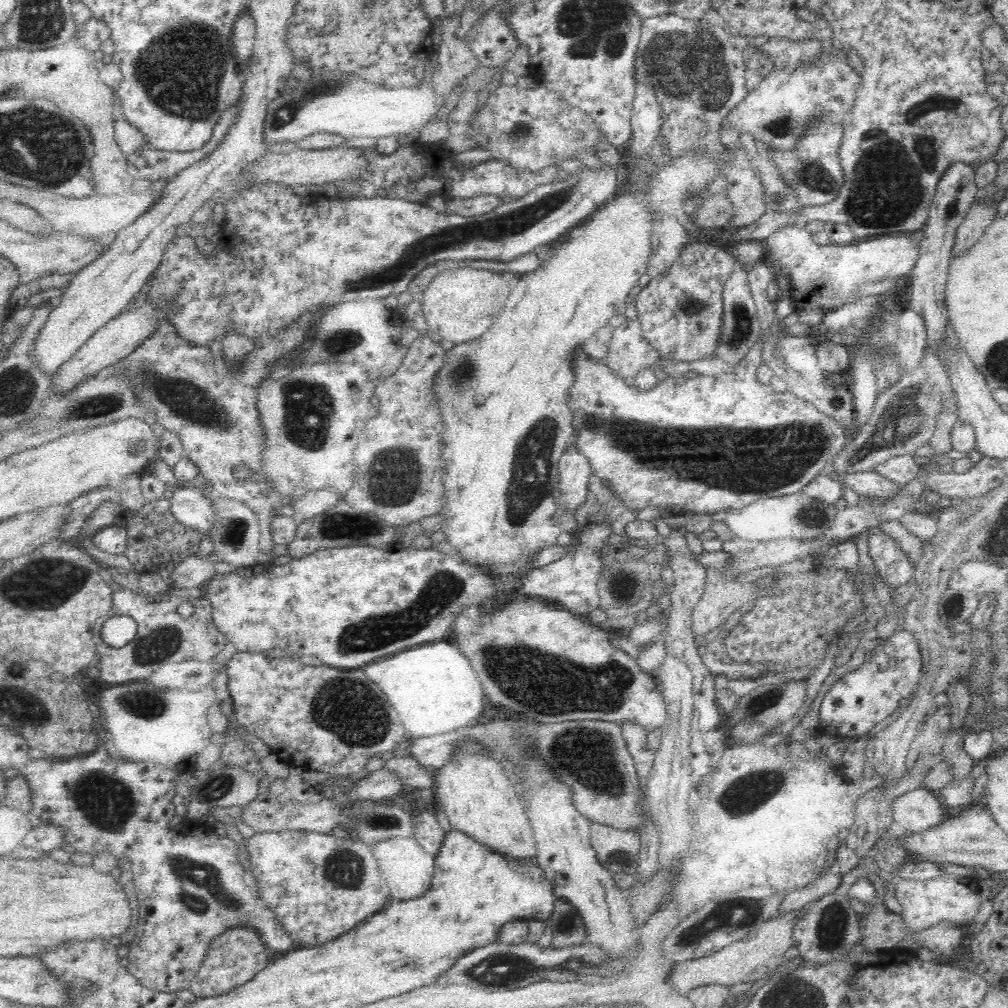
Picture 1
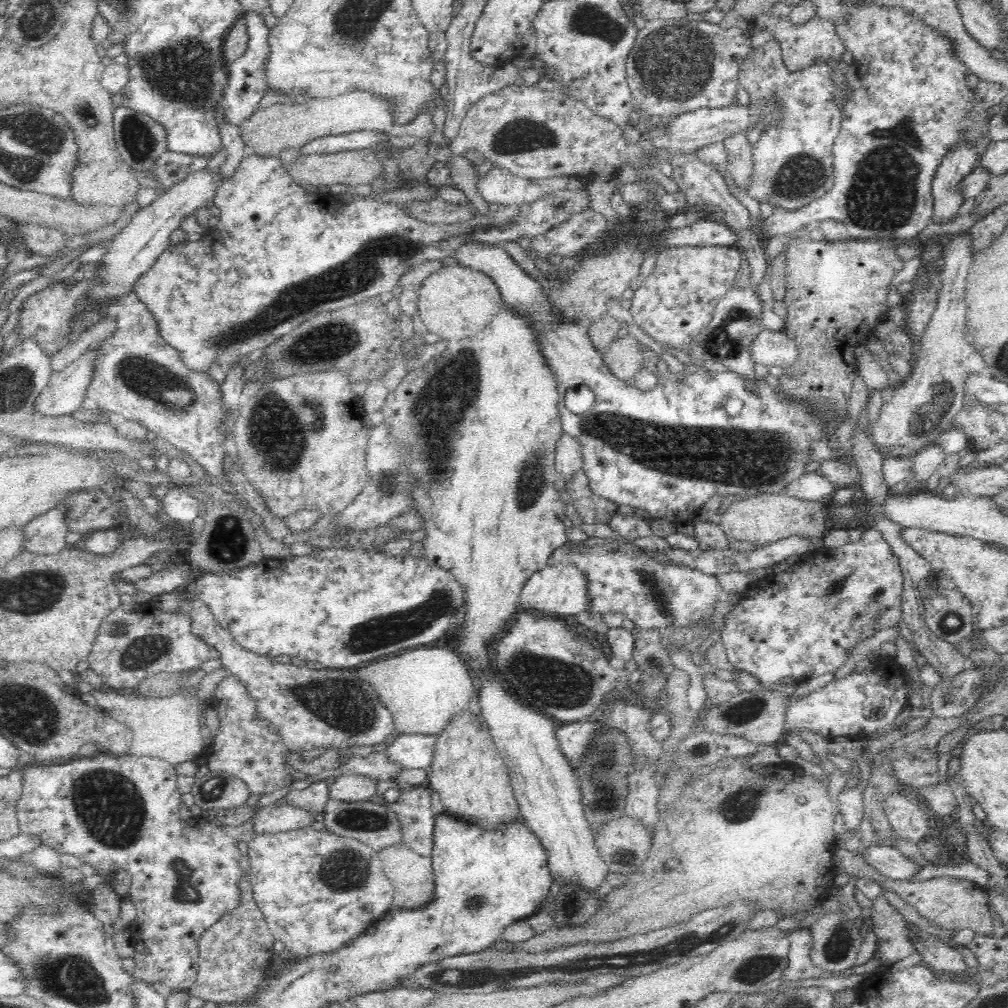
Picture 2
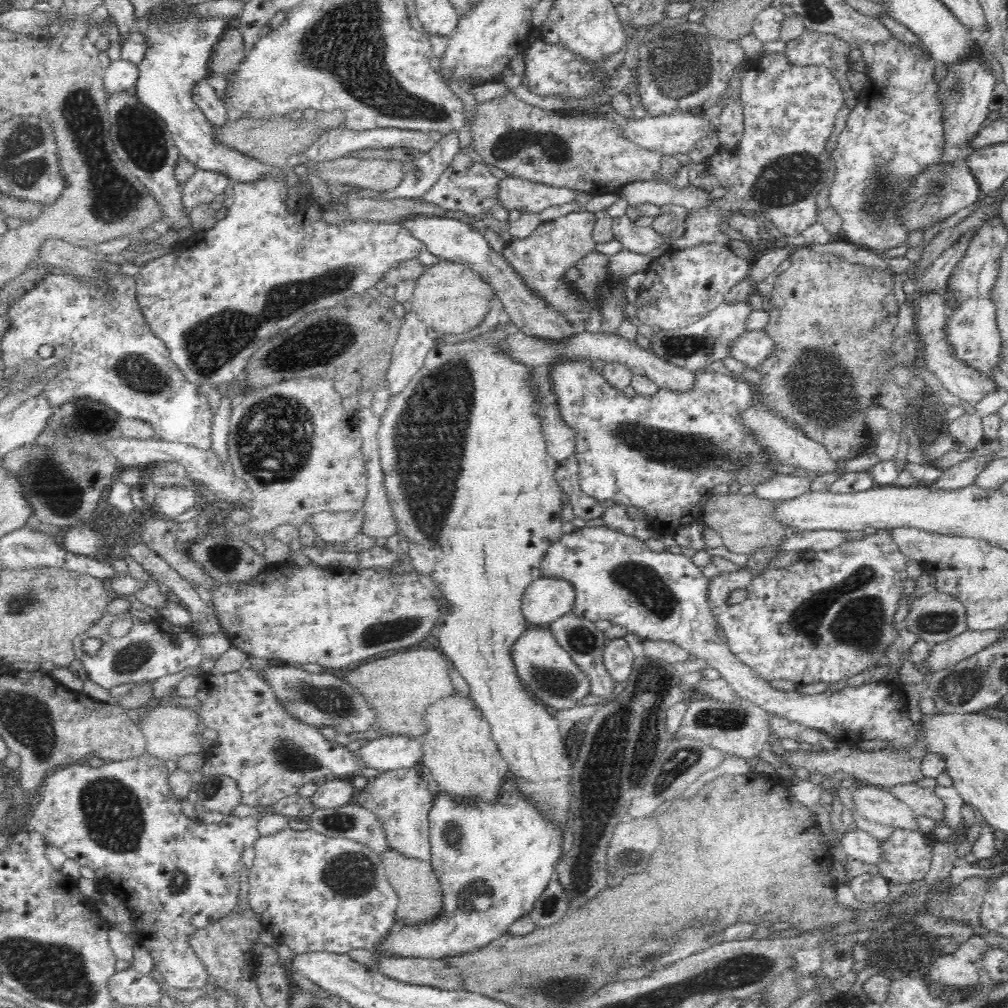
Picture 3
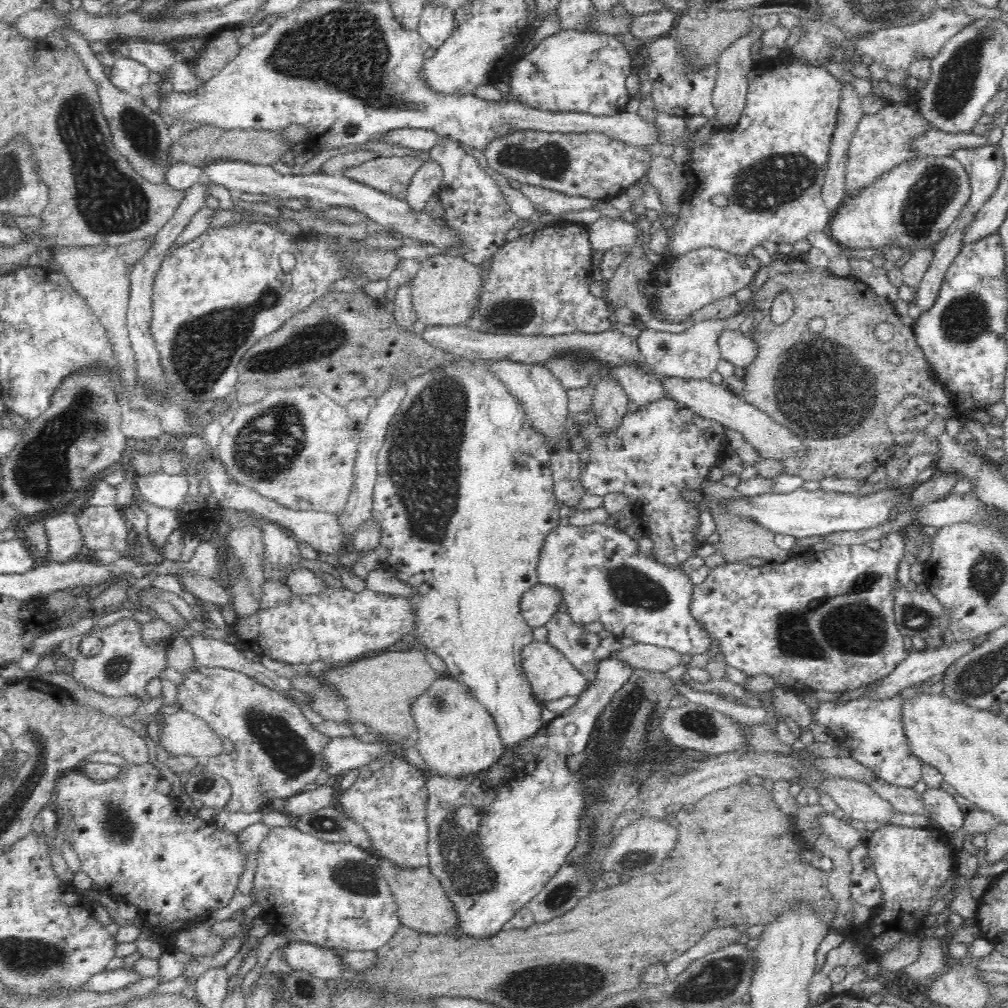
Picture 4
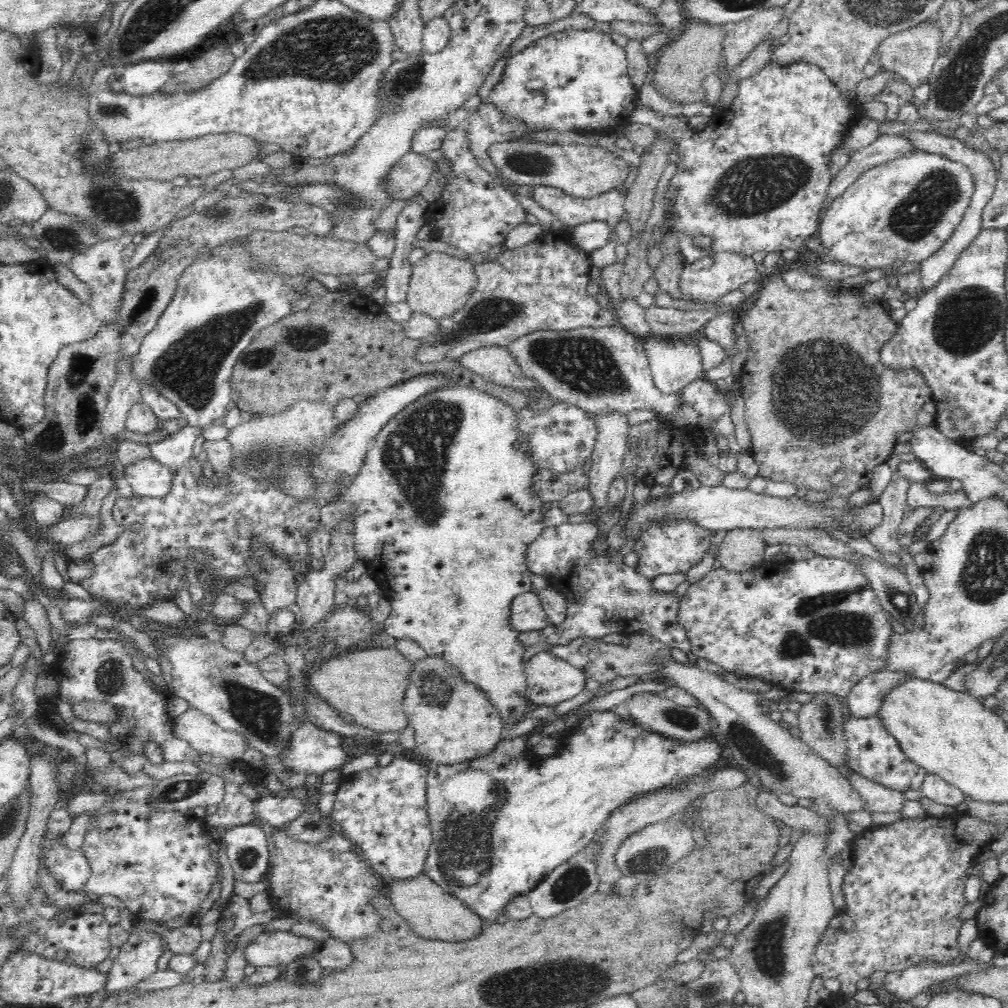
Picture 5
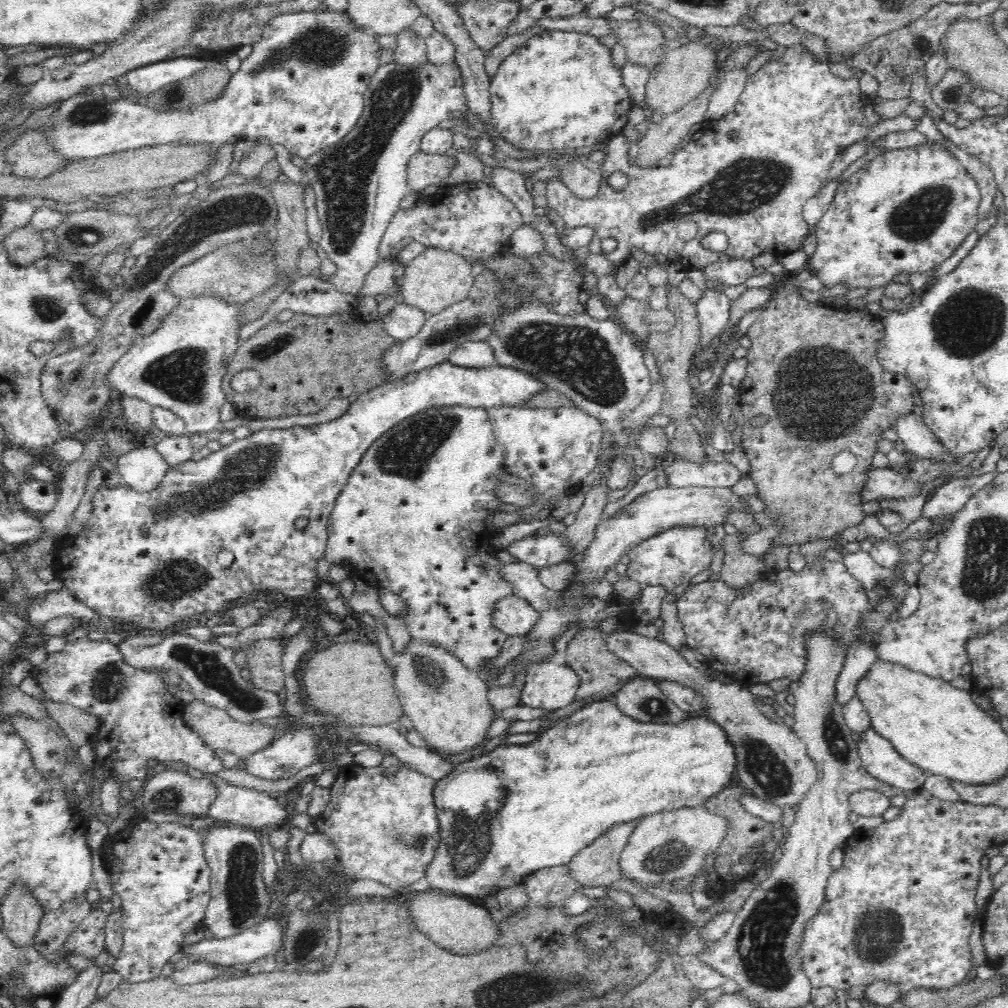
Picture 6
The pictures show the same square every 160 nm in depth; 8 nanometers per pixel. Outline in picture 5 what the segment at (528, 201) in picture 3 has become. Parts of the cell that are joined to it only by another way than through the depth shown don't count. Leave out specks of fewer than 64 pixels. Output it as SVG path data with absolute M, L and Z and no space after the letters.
M535 186L532 188L531 198L544 210L558 216L570 229L590 221L604 221L615 228L626 215L623 207L626 193L618 186L610 192L582 198L567 195L563 190L552 186Z

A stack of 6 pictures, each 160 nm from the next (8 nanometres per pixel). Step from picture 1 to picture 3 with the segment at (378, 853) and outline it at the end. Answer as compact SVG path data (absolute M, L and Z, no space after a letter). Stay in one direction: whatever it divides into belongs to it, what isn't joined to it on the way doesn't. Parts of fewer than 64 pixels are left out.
M392 848L382 853L381 859L388 882L399 896L395 918L404 923L419 923L433 919L441 910L443 894L431 861L408 857Z

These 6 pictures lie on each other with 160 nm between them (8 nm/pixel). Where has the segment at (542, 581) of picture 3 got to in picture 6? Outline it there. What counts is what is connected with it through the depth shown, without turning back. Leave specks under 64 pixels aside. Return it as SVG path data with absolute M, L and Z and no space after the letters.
M511 595L504 598L494 612L494 625L508 636L529 634L540 620L540 611L524 598Z

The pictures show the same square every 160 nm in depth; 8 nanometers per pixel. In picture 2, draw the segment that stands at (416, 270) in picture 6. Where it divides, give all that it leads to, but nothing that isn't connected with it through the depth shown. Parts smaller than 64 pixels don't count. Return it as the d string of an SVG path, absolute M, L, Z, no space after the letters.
M456 263L430 274L418 291L418 310L423 324L429 332L450 343L480 333L506 307L500 287L492 277Z

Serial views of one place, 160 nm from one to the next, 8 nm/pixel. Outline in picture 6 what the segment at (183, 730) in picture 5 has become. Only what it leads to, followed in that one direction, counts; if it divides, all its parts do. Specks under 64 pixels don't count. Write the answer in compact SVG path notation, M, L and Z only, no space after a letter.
M191 699L187 705L182 707L183 712L180 714L183 723L194 733L198 735L204 746L212 750L226 750L241 760L246 759L254 752L265 749L274 742L274 739L281 733L268 724L252 722L244 724L243 722L234 722L224 709L206 706L202 701Z

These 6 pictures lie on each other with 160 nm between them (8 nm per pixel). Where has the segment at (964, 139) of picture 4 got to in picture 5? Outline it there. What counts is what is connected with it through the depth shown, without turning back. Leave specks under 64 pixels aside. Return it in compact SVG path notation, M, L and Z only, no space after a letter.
M880 134L869 145L851 152L850 160L844 166L844 170L838 176L831 178L826 204L840 196L866 170L902 156L912 156L914 152L920 151L920 147L906 135Z

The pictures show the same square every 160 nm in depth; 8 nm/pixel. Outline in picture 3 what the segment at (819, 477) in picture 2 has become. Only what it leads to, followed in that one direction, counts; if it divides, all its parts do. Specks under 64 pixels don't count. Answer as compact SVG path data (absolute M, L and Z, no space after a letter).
M780 474L766 485L754 488L754 494L778 502L793 500L812 491L813 478L813 475L802 478L802 476Z

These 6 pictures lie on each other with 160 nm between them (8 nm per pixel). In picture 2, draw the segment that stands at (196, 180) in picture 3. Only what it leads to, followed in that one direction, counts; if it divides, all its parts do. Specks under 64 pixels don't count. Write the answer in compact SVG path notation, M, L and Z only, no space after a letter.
M220 106L217 110L217 120L221 129L221 147L211 156L206 167L220 171L224 175L224 180L228 180L249 150L242 136L242 129L224 123Z

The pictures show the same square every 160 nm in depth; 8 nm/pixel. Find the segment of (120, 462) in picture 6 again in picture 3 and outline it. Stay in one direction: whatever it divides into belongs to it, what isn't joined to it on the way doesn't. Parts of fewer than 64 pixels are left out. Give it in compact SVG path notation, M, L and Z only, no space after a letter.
M174 487L157 488L154 505L160 515L172 521L184 515L198 501L197 495L187 489Z

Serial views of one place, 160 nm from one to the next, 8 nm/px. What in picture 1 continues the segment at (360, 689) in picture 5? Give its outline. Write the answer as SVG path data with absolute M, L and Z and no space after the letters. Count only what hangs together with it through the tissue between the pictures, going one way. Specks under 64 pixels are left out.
M444 638L398 652L386 660L376 660L372 666L366 666L364 672L378 684L400 714L409 740L454 732L488 718L484 689L476 671L472 670L472 663L457 646L444 642Z

